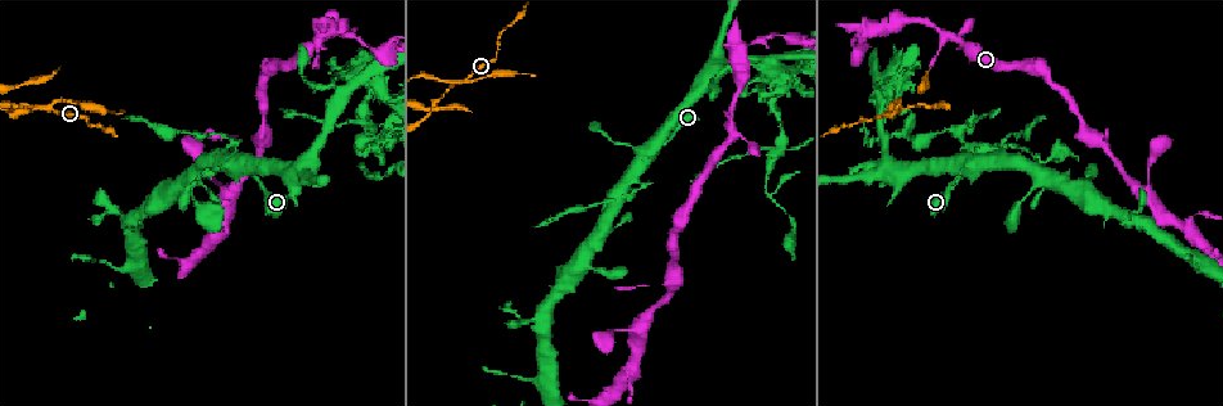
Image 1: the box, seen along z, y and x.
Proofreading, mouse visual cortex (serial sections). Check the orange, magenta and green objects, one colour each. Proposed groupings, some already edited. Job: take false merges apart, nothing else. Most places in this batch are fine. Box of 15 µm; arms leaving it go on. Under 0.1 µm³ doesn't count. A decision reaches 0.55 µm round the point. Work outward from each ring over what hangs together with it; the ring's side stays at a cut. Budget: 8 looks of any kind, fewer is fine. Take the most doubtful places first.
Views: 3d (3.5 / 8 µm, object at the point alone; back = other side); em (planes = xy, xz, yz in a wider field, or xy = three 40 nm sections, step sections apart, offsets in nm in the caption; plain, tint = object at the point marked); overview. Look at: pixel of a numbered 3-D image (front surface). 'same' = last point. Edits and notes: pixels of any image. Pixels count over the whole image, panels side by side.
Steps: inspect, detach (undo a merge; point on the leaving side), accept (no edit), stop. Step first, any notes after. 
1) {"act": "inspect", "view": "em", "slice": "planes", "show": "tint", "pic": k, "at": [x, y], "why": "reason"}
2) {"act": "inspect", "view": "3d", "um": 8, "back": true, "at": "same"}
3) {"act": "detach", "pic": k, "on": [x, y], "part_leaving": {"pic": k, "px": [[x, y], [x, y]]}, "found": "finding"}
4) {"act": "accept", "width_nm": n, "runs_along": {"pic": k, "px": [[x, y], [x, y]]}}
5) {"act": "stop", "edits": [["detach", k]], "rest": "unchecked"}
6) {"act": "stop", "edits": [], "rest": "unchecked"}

{"act": "inspect", "view": "3d", "um": 3.5, "back": true, "pic": 1, "at": [40, 108], "why": "arms part here"}

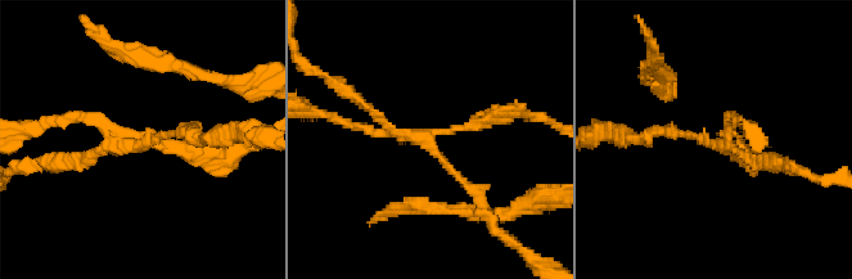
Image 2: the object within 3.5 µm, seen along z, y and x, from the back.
{"act": "detach", "pic": 2, "on": [190, 152], "part_leaving": {"pic": 2, "px": [[111, 138], [91, 118], [32, 130]]}, "found": "a second cell is stuck on"}

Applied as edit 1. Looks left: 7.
{"act": "inspect", "view": "em", "slice": "xy", "step": 3, "show": "tint", "pic": 1, "at": [641, 186], "why": "abrupt turn"}

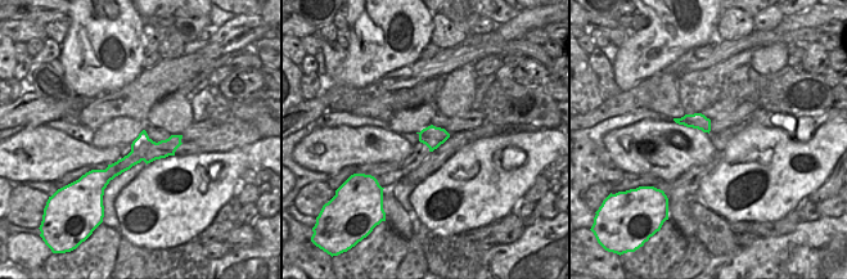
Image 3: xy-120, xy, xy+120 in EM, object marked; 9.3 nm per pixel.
{"act": "inspect", "view": "3d", "um": 3.5, "at": "same", "why": "wider look"}

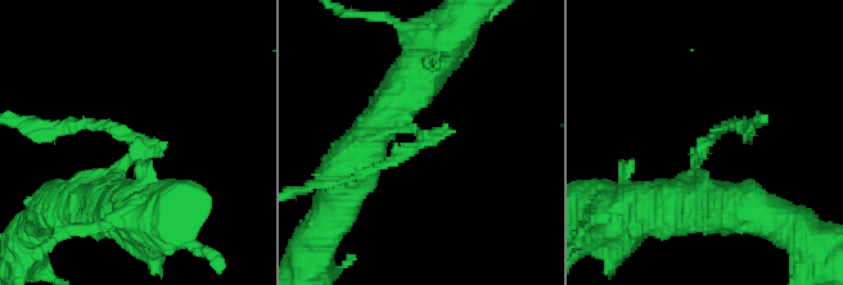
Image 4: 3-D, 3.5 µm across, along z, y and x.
{"act": "detach", "pic": 4, "on": [76, 126], "arm_widths_nm": [150, 400], "part_leaving": {"pic": 4, "px": [[126, 134], [23, 126]]}, "found": "a second cell is stuck on"}

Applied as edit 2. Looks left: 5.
{"act": "inspect", "view": "overview"}

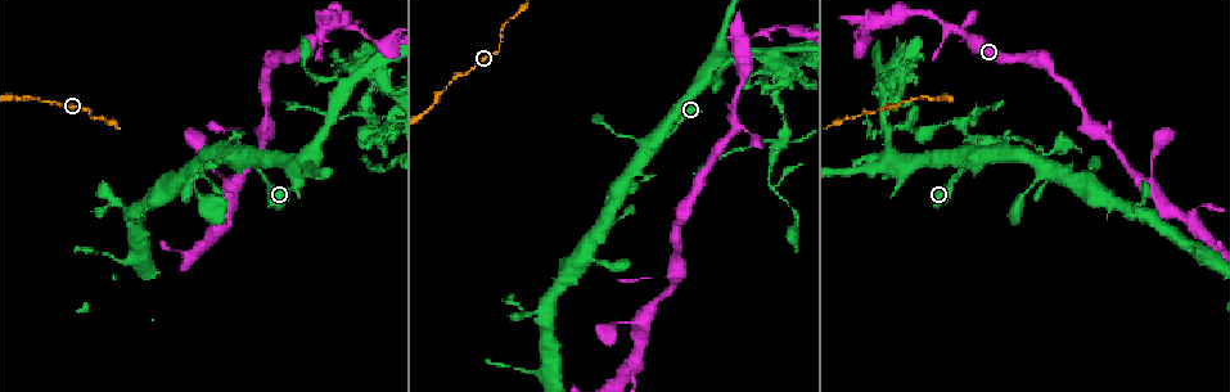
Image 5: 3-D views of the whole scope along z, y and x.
{"act": "inspect", "view": "3d", "um": 8, "pic": 5, "at": [883, 90], "why": "two arms in line, one across"}

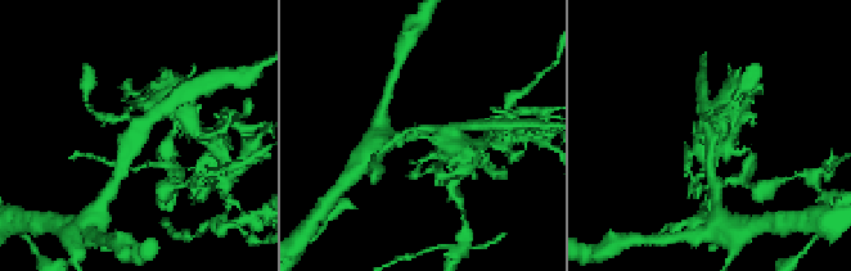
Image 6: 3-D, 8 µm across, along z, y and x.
{"act": "inspect", "view": "3d", "um": 3.5, "pic": 6, "at": [137, 133], "why": "closer look"}

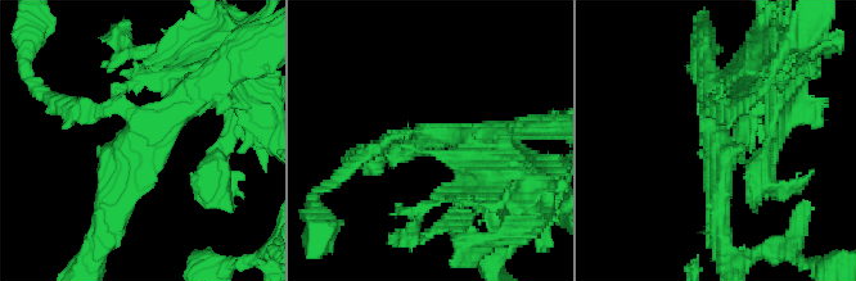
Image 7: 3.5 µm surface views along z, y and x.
{"act": "inspect", "view": "em", "slice": "xy", "step": 1, "show": "tint", "pic": 7, "at": [147, 141], "why": "need the tissue"}

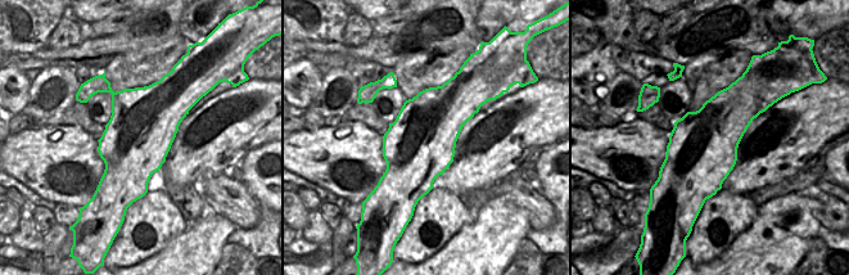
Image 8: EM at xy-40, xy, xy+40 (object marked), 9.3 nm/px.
{"act": "detach", "pic": 7, "on": [480, 176], "part_leaving": {"pic": 7, "px": [[494, 145], [525, 168], [553, 164]]}, "found": "a second cell is stuck on"}

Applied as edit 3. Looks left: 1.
{"act": "stop", "edits": [["detach", 2], ["detach", 4], ["detach", 7]], "rest": "unchecked"}

